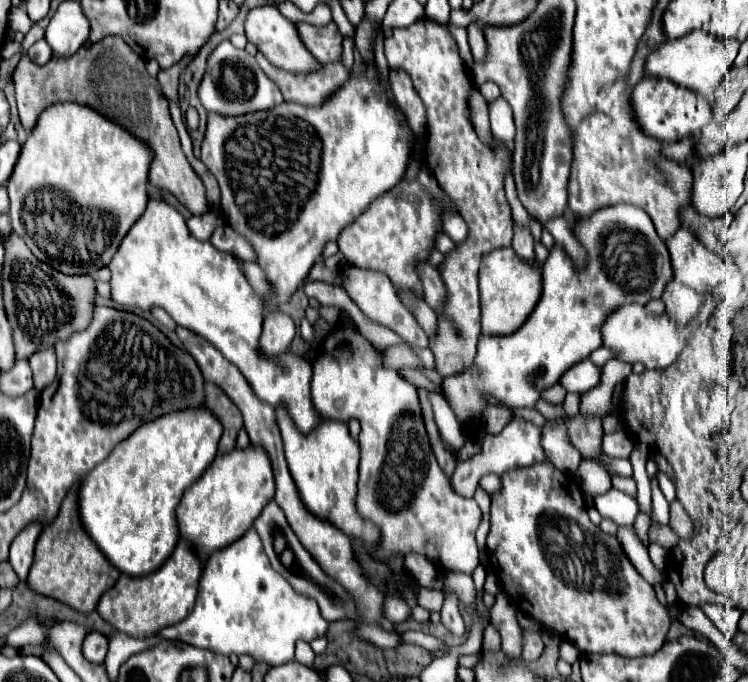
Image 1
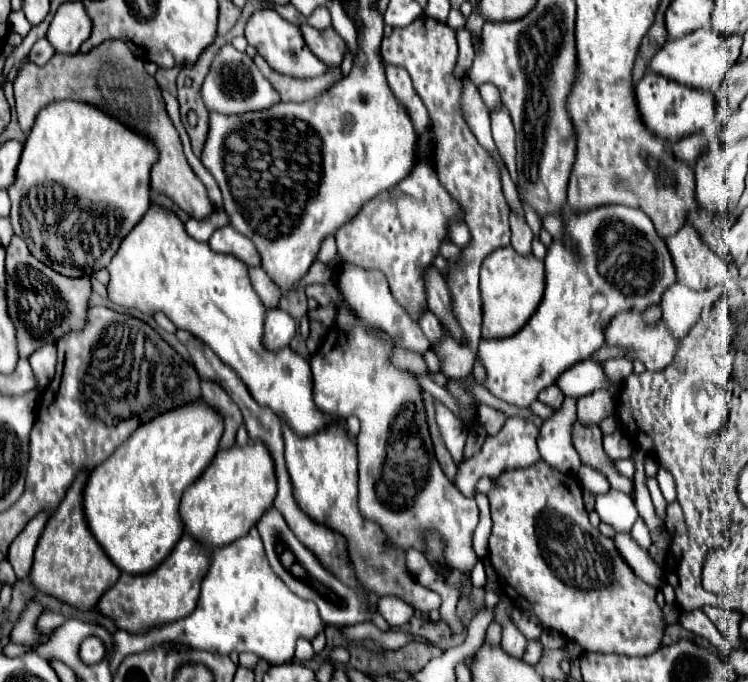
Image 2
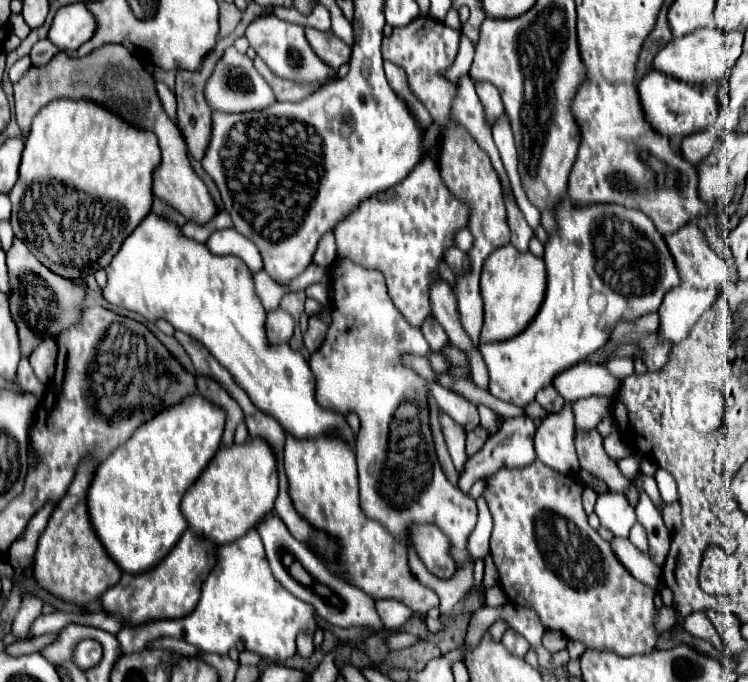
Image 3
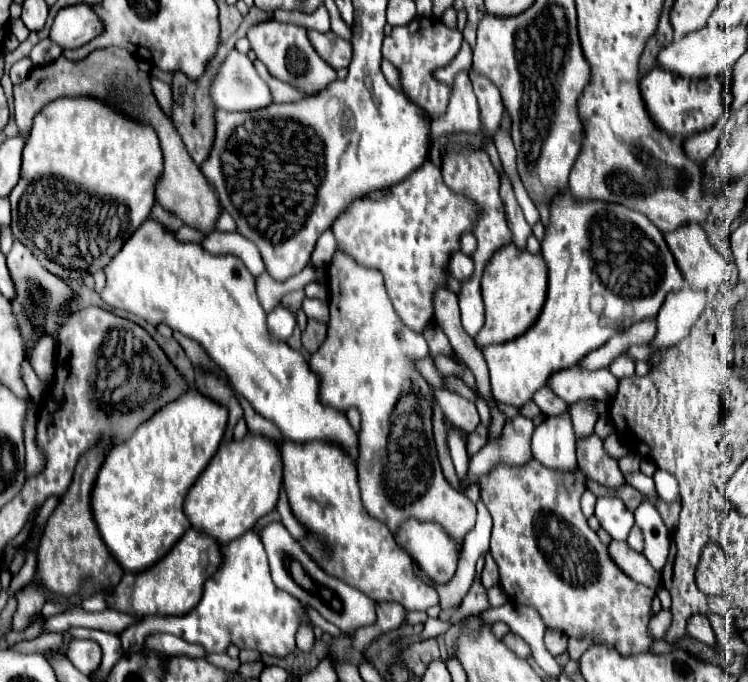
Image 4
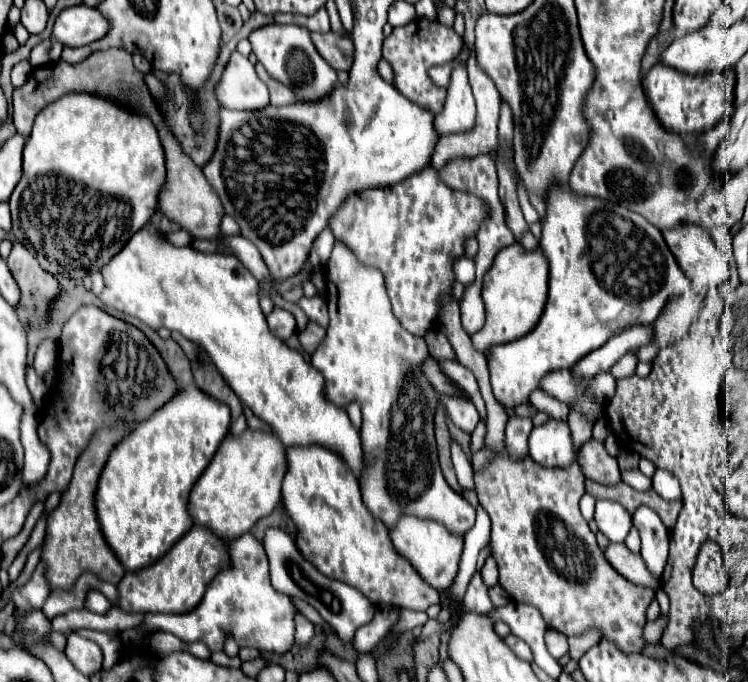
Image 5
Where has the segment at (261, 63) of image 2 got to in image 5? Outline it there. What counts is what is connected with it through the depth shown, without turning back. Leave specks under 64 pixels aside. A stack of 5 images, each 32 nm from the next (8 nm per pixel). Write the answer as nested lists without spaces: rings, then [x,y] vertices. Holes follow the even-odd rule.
[[[256,64],[256,72],[258,72],[260,80],[268,86],[270,104],[272,104],[272,106],[288,106],[288,104],[296,102],[296,96],[292,96],[292,90],[290,90],[290,88],[284,88],[284,84],[272,80],[272,78],[268,76],[268,72],[264,70],[262,64]]]

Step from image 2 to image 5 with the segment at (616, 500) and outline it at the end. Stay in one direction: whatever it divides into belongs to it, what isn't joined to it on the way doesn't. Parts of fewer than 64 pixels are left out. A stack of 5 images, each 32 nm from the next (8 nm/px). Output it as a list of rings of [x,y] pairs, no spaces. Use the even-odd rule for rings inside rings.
[[[598,500],[594,514],[598,530],[610,542],[624,542],[628,530],[632,528],[632,516],[624,510],[622,504],[612,500]]]

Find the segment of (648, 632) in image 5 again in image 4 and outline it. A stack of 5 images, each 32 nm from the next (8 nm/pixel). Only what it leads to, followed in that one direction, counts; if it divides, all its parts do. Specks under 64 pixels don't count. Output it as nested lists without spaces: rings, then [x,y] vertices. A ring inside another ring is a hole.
[[[660,610],[648,624],[648,632],[650,632],[652,640],[660,640],[664,636],[664,632],[668,630],[668,624],[670,624],[670,612]]]

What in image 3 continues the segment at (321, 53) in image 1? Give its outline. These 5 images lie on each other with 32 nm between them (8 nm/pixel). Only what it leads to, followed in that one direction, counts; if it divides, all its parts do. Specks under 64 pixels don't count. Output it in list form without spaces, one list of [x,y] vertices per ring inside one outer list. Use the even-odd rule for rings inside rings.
[[[306,28],[306,38],[308,38],[312,50],[316,50],[316,54],[334,70],[338,70],[342,64],[350,62],[352,48],[344,40],[340,40],[332,30],[316,32],[312,28]]]

